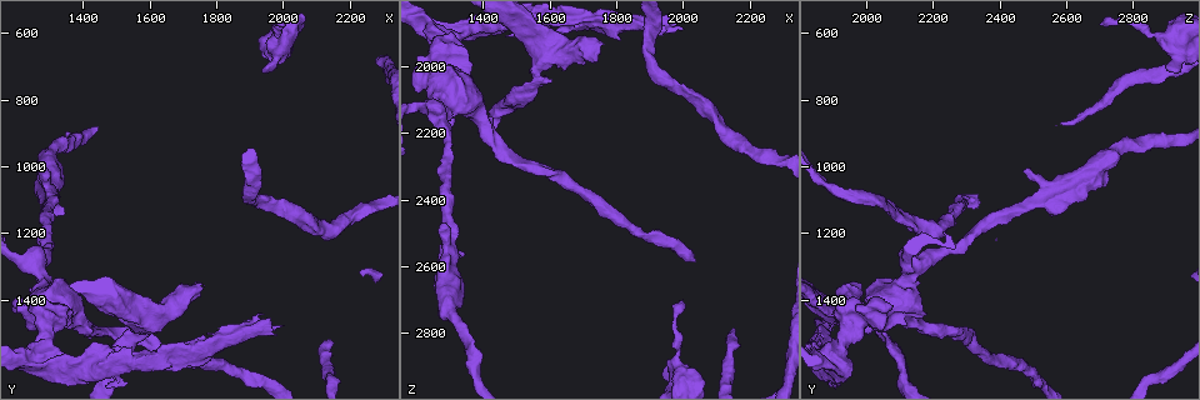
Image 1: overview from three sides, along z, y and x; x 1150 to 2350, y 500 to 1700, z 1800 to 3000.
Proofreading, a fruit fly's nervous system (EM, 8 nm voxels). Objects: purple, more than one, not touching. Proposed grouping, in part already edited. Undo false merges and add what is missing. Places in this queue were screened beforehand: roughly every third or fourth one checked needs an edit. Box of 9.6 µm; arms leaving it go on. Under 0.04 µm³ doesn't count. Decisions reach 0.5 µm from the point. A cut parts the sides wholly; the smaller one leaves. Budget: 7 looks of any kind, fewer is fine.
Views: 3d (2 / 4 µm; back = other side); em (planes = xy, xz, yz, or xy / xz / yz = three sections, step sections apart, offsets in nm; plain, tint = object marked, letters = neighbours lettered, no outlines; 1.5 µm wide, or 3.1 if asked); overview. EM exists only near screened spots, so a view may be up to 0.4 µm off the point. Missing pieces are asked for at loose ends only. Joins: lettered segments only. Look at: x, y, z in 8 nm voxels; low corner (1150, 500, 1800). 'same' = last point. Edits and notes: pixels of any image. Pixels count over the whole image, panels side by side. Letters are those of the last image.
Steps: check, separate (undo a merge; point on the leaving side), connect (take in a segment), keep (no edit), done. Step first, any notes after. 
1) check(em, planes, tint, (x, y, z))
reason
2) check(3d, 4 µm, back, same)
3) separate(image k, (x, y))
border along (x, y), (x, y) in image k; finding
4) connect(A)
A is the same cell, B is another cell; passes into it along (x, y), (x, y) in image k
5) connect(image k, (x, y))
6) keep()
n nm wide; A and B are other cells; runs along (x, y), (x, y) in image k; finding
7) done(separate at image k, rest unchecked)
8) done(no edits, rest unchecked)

check(em, xy, step 4, tint, (1980, 670, 2940))
sudden change in width

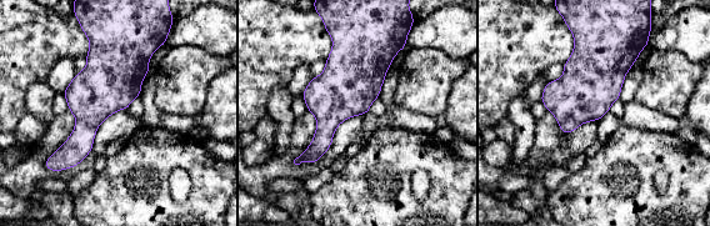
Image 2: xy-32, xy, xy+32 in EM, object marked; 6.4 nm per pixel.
check(em, planes, letters, same)
another direction

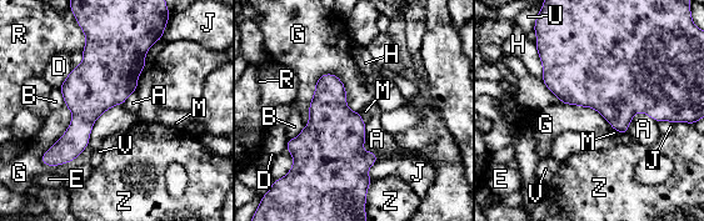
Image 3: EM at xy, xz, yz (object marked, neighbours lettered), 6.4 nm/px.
keep()
A, B, D, E, G, H, J, M, R, U, V and Z are other cells; border along (123, 104), (76, 157), (40, 161) in image 3; all the same cell

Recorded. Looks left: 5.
check(3d, 4 µm, (1270, 1320, 2140))

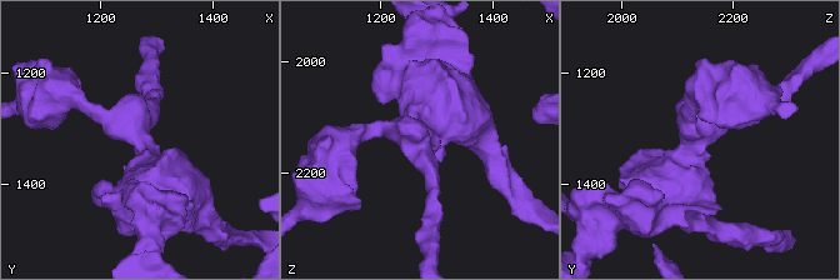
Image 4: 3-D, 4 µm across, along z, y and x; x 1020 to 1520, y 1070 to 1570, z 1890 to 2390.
check(em, xz, step 4, tint, (1265, 1310, 2140))

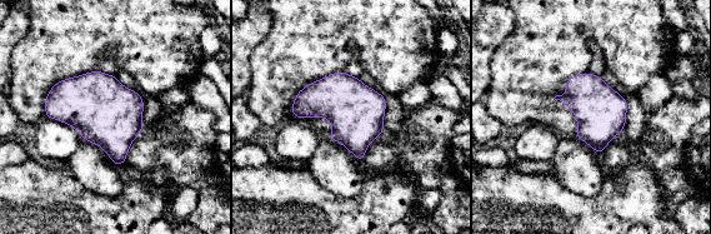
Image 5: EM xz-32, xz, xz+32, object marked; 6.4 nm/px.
check(em, yz, step 8, letters, same)
cut it another way

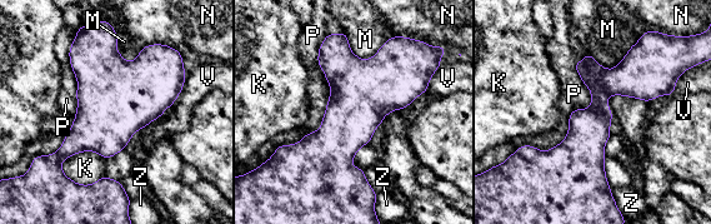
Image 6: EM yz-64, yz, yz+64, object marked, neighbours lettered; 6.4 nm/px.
keep()
P touches over 650 nm; K, M, N, P, V and Z are other cells; border along (105, 158), (79, 152), (60, 167) in image 6; one cell here

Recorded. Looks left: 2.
check(em, planes, tint, (1260, 1420, 1910))
thick end

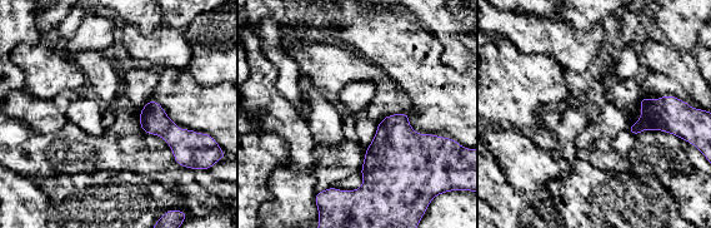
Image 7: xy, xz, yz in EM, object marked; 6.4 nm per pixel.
check(em, planes, letters, same)
see the neighbours

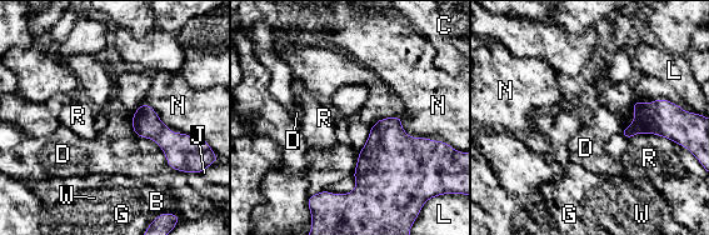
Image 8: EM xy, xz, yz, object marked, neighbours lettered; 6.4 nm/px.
keep()
B, C, D, G, J, L, N, R and W are other cells; border along (399, 115), (410, 136), (463, 153) in image 8; none of them fits

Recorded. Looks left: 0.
done(no edits, rest unchecked)

